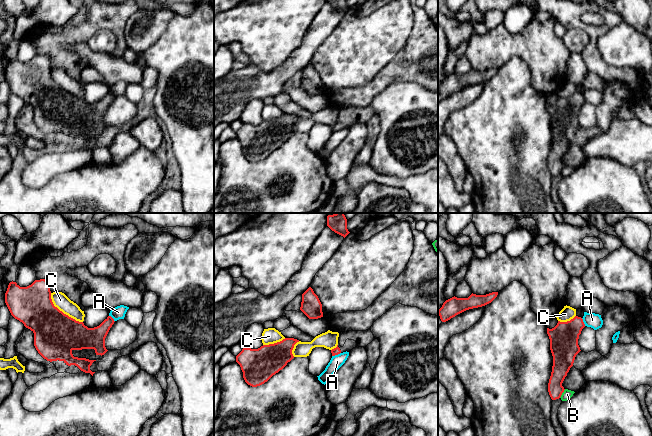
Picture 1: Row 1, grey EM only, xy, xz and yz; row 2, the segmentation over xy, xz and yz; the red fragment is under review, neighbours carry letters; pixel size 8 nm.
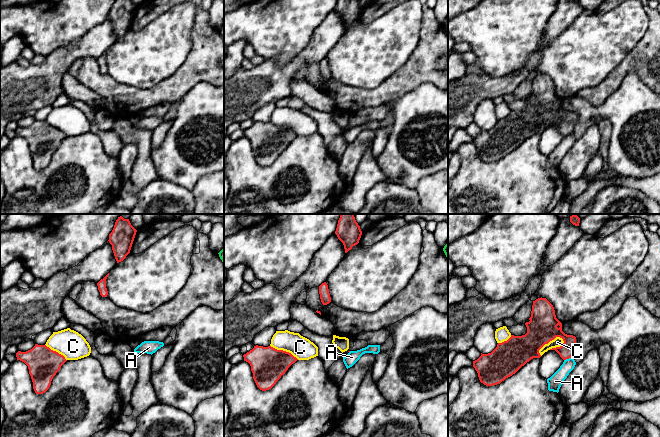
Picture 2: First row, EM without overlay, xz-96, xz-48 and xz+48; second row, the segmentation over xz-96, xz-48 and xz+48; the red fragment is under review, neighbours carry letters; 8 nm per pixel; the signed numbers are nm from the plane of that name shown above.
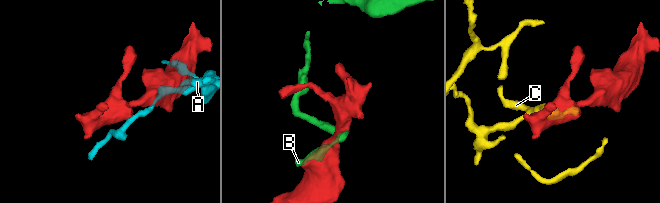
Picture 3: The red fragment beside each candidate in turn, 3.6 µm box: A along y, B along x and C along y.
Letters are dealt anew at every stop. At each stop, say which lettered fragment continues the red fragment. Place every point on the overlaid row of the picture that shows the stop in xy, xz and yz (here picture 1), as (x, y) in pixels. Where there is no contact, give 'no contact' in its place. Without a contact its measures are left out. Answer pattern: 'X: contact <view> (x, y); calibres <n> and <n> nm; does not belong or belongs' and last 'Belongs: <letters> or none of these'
A: contact xz (336, 354); calibres 60 and 100 nm; does not belong
B: contact yz (562, 392); calibres 160 and 80 nm; does not belong
C: contact xy (61, 311); calibres 360 and 120 nm; does not belong
Belongs: none of these

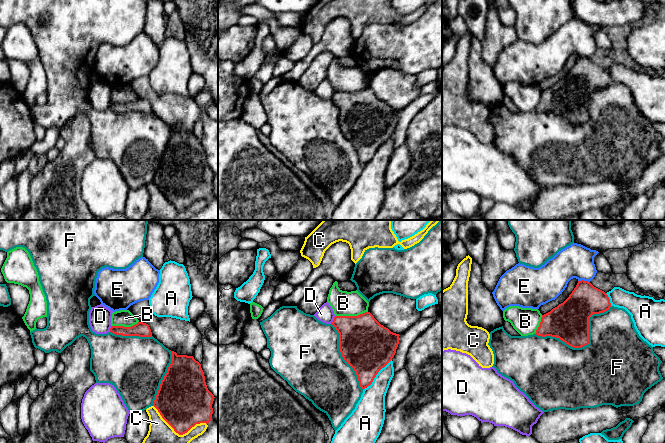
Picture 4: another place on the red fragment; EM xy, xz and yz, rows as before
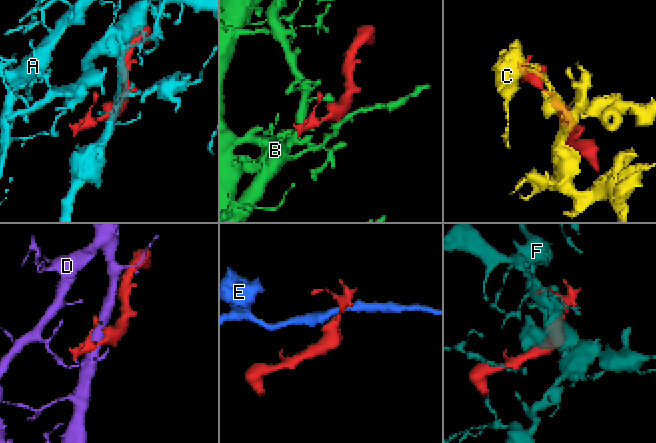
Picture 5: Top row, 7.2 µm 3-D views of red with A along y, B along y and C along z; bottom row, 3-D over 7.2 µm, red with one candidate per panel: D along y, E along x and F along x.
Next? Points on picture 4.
A: contact xz (376, 374); calibres 420 and 200 nm; does not belong
B: contact xz (351, 316); calibres 400 and 200 nm; does not belong
C: contact xy (178, 433); calibres 400 and 180 nm; does not belong
D: contact xz (334, 319); calibres 340 and 140 nm; does not belong
E: contact yz (583, 280); calibres 260 and 280 nm; does not belong
F: contact yz (585, 345); calibres 320 and 500 nm; does not belong
Belongs: none of these

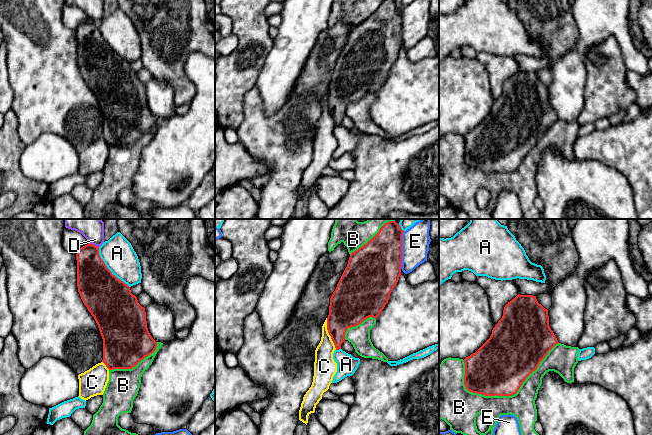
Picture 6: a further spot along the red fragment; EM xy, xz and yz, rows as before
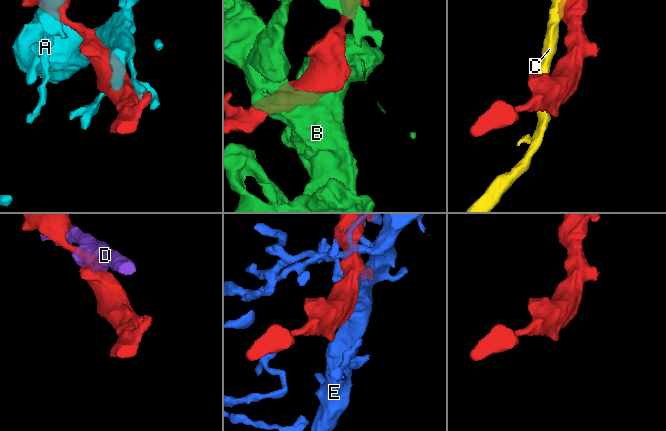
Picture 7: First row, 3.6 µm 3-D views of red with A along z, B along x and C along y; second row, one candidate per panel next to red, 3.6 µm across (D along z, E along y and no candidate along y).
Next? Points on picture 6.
A: contact xy (108, 269); calibres 360 and 260 nm; does not belong
B: contact yz (514, 393); calibres 440 and 220 nm; does not belong
C: contact xz (329, 334); calibres 300 and 170 nm; does not belong
D: contact xy (94, 245); calibres 260 and 240 nm; does not belong
E: contact xz (401, 250); calibres 400 and 220 nm; does not belong
Belongs: none of these

